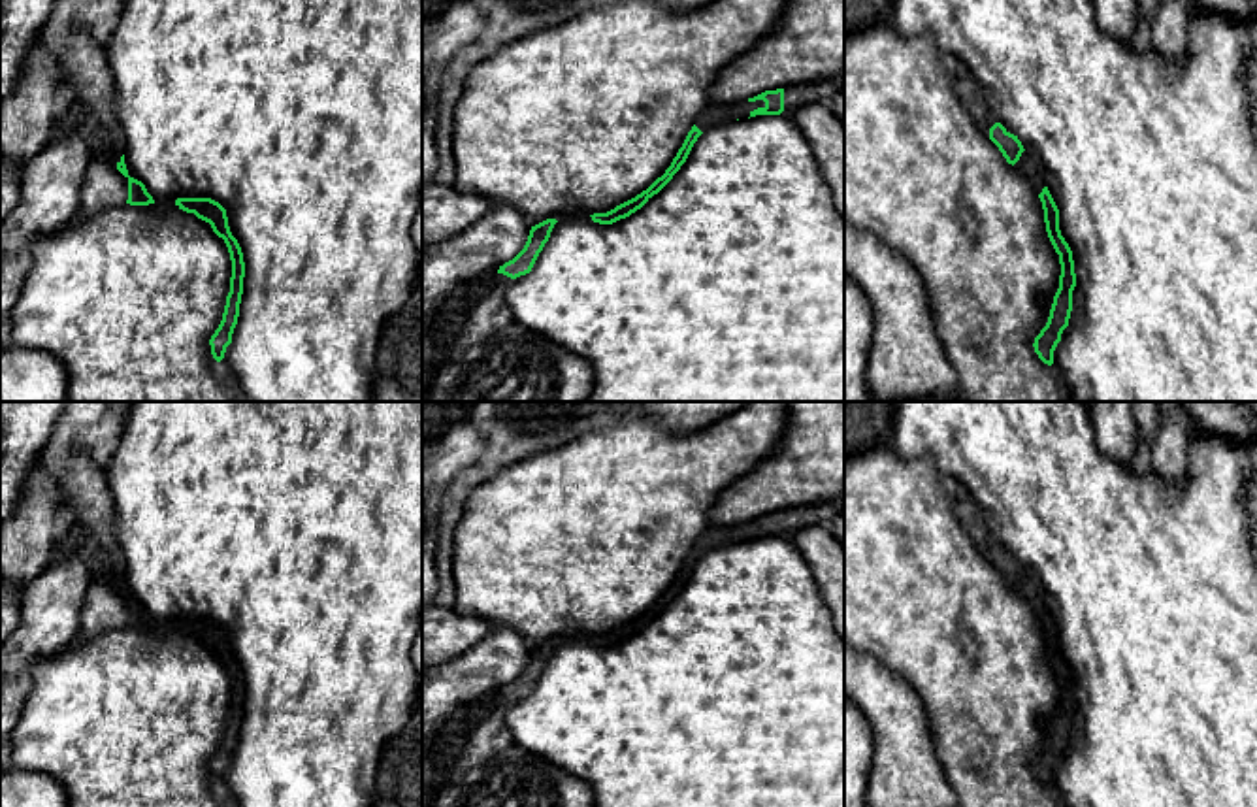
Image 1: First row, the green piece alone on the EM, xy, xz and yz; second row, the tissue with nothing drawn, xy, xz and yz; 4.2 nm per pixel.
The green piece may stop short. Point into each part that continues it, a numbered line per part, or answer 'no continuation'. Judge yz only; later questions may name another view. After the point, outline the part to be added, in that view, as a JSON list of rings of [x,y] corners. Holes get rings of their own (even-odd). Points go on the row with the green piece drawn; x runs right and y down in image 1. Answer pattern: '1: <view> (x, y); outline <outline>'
1: yz (1026, 164); outline [[[1027,151],[1021,153],[1021,156],[1020,156],[1020,160],[1014,164],[1014,168],[1031,181],[1033,190],[1035,190],[1037,194],[1042,192],[1042,189],[1044,189],[1046,185],[1044,185],[1044,181],[1040,179],[1040,173],[1038,173],[1038,170],[1037,170],[1037,164],[1035,164],[1033,156],[1031,156]]]

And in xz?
1: xz (717, 114); outline [[[739,100],[731,104],[710,104],[695,121],[695,126],[705,132],[714,126],[735,123],[737,119],[748,119],[758,107],[765,107],[763,100],[748,102]]]

